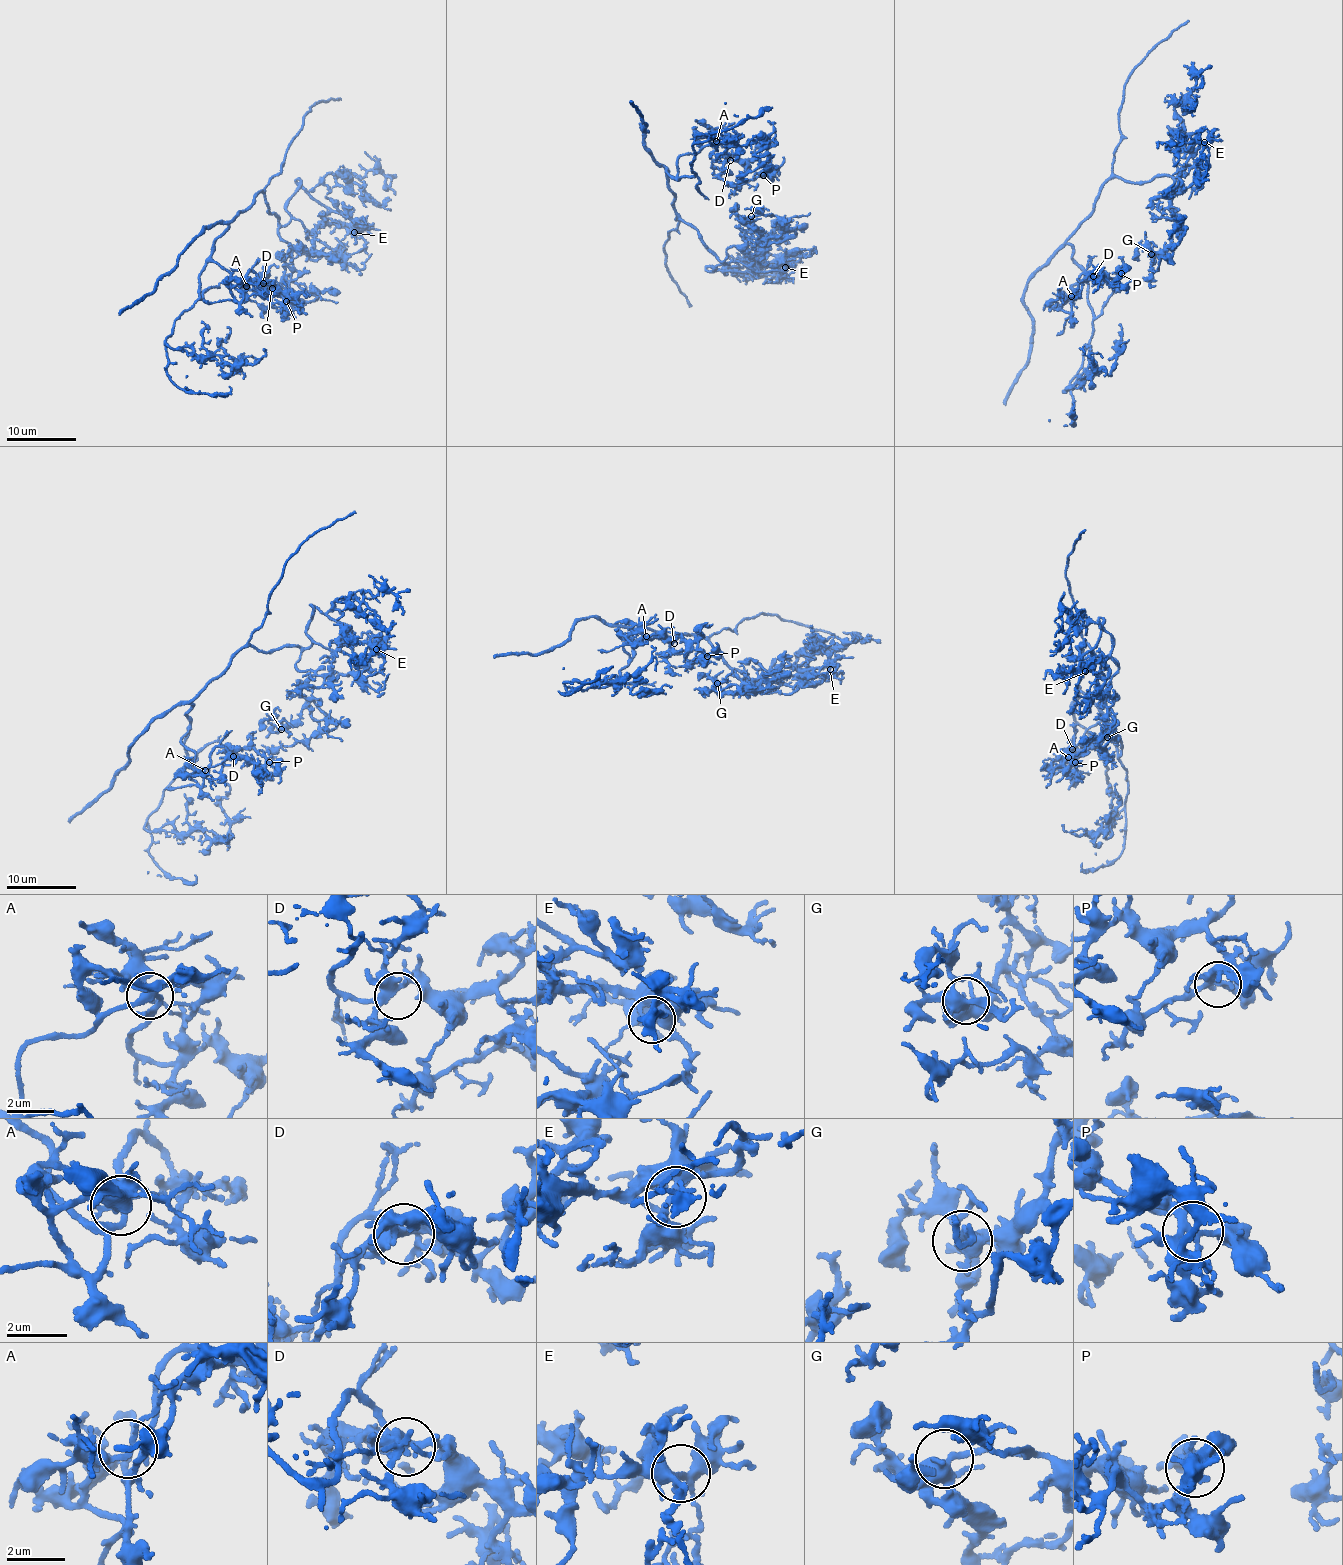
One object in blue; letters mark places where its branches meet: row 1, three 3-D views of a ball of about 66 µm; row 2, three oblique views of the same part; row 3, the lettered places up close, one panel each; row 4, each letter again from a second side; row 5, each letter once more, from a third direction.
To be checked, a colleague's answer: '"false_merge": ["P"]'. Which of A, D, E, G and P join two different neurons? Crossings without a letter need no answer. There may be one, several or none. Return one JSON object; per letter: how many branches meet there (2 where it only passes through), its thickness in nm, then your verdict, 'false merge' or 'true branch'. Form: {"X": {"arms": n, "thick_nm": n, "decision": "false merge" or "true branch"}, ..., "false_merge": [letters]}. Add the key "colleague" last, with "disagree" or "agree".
{"A": {"arms": 5, "thick_nm": 180, "decision": "true branch"}, "D": {"arms": 4, "thick_nm": 360, "decision": "true branch"}, "E": {"arms": 4, "thick_nm": 280, "decision": "true branch"}, "G": {"arms": 3, "thick_nm": 360, "decision": "true branch"}, "P": {"arms": 4, "thick_nm": 240, "decision": "true branch"}, "false_merge": [], "colleague": "disagree"}

